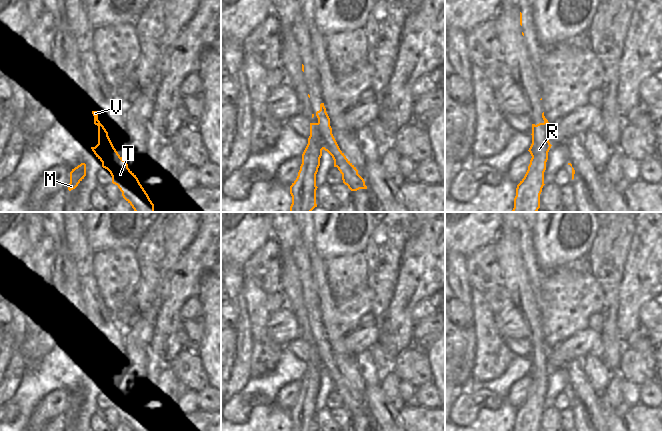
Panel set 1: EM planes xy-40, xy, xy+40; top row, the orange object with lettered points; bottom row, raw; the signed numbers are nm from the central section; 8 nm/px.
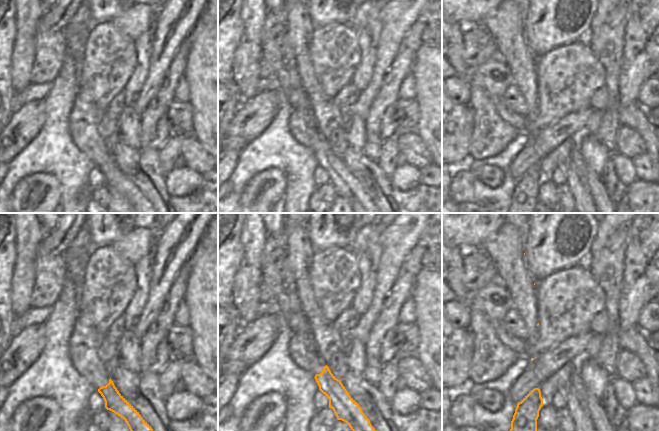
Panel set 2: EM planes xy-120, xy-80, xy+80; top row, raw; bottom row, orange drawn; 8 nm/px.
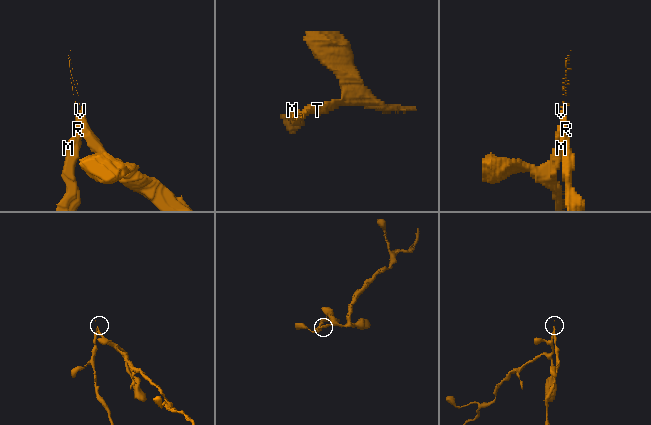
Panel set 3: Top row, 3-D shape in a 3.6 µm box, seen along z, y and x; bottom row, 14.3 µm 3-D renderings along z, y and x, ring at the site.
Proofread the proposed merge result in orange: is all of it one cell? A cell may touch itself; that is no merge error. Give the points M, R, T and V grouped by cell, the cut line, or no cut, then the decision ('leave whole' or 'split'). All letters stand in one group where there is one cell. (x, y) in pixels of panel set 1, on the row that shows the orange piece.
groups M R / T V; cut xy (317, 123), (324, 148); split

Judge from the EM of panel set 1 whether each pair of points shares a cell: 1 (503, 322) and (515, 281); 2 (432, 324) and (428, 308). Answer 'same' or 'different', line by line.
1: different
2: different

